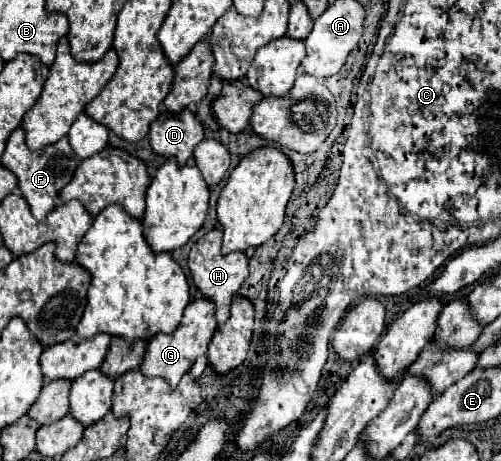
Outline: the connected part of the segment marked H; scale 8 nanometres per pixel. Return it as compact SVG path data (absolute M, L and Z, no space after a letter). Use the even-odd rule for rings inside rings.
M221 228L207 232L201 240L195 242L195 246L191 248L189 258L187 258L187 266L191 270L193 284L203 294L203 298L215 302L215 318L219 324L229 318L231 298L237 294L237 290L241 288L241 284L245 282L245 278L249 274L249 260L245 254L233 252L233 254L221 256L221 236L223 236Z

